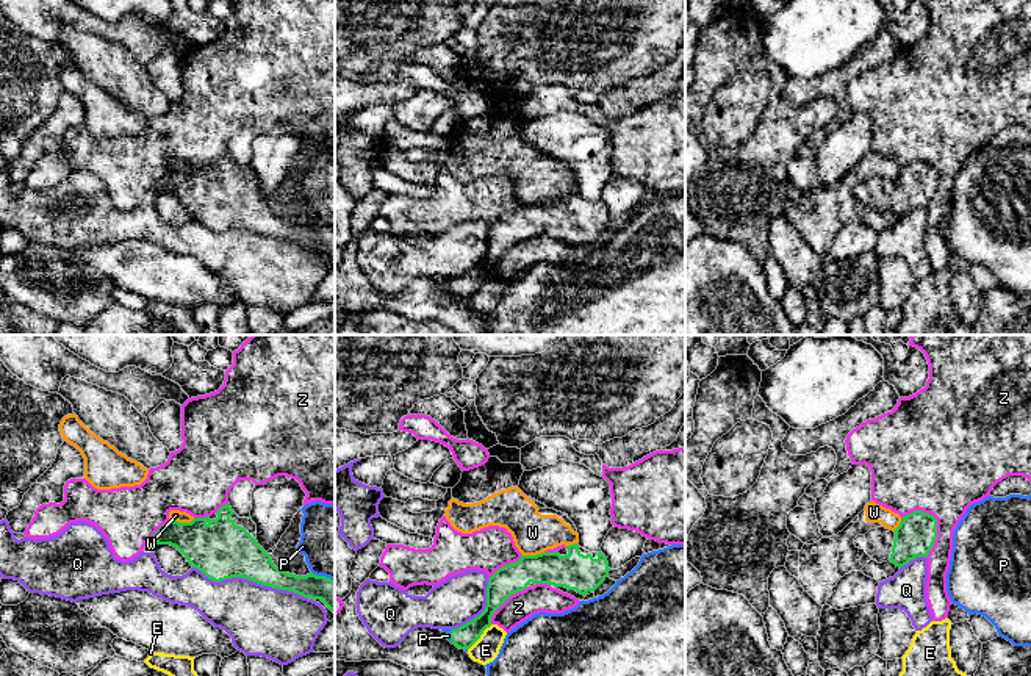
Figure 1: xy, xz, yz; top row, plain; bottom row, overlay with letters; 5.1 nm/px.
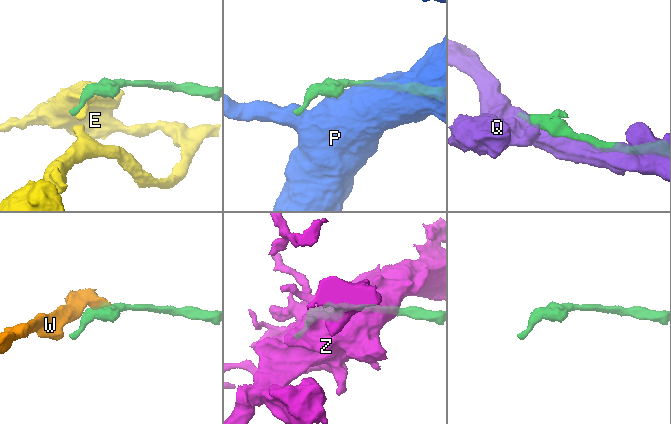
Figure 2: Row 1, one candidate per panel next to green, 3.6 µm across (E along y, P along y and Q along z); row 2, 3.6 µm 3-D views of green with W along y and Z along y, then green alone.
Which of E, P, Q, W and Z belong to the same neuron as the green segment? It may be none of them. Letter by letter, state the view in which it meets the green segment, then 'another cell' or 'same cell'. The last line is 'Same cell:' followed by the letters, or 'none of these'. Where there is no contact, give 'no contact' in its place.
E: xz | another cell
P: xy | another cell
Q: xy | another cell
W: xy | another cell
Z: yz | another cell
Same cell: none of these

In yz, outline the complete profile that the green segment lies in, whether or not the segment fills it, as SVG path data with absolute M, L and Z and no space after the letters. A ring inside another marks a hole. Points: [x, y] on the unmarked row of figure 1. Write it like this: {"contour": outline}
{"contour": "M915 160L901 167L893 180L890 211L903 218L915 207L928 207L937 189L937 169L921 160Z"}

